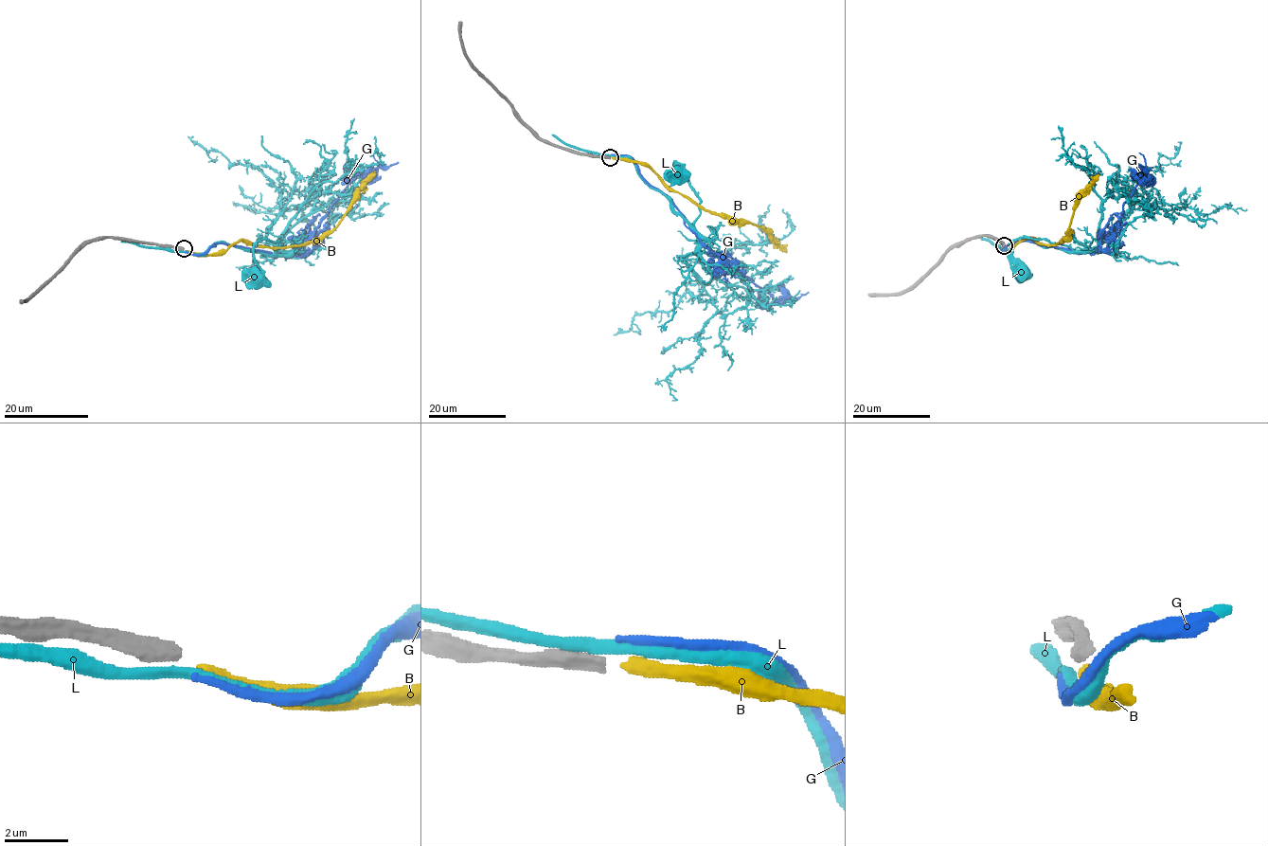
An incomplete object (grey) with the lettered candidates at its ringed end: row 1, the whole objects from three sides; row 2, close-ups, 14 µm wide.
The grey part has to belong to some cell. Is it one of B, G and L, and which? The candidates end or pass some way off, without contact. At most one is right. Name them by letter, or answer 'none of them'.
none of them

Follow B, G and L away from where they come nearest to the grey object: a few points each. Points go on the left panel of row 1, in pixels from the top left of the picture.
B: (186, 250), (222, 254), (244, 241), (267, 247), (315, 242), (327, 235), (345, 213), (354, 192), (374, 171)
G: (186, 251), (203, 254), (215, 244), (227, 243), (283, 256), (312, 231), (331, 204), (363, 171), (399, 162)
L: (183, 251), (202, 253), (226, 242), (267, 254), (281, 242), (259, 240), (254, 247), (256, 277)

